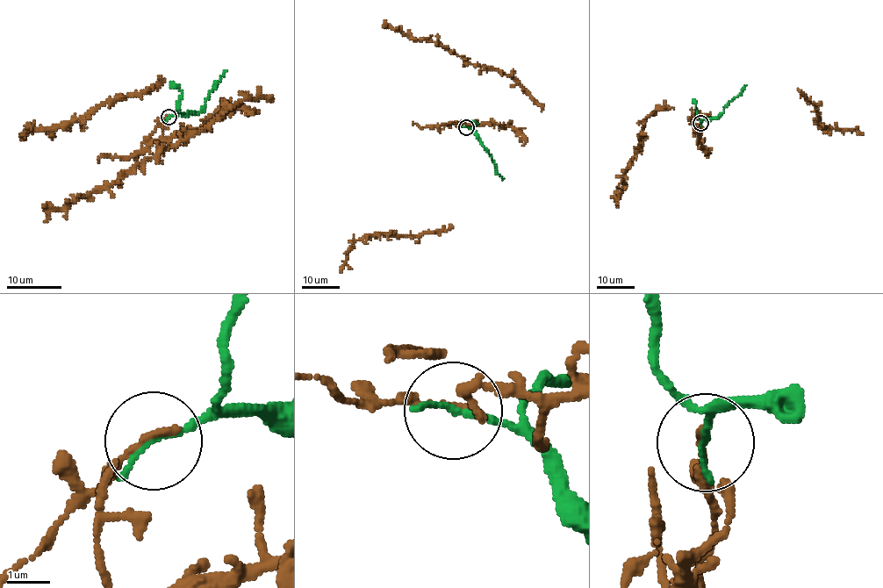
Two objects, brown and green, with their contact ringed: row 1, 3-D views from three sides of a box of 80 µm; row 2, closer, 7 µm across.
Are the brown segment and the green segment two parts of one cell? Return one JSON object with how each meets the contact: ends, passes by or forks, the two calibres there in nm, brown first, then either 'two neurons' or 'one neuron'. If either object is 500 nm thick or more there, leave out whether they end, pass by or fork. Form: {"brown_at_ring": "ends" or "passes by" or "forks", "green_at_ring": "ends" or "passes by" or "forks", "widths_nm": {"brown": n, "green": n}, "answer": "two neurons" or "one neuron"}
{"brown_at_ring": "ends", "green_at_ring": "ends", "widths_nm": {"brown": 180, "green": 180}, "answer": "two neurons"}

